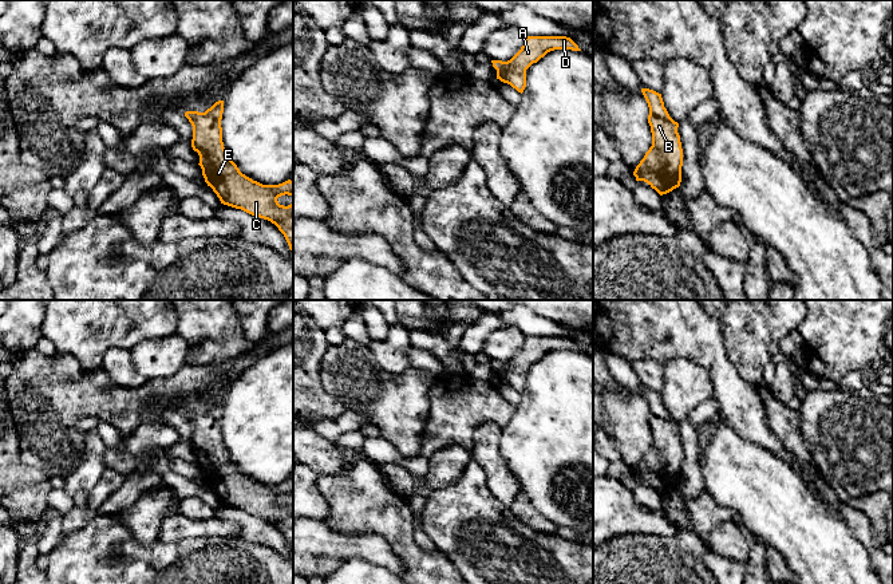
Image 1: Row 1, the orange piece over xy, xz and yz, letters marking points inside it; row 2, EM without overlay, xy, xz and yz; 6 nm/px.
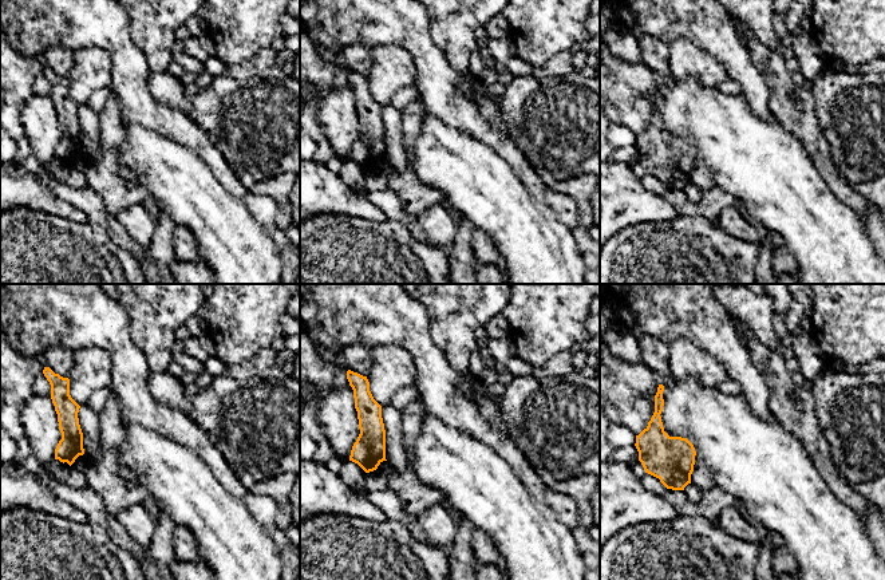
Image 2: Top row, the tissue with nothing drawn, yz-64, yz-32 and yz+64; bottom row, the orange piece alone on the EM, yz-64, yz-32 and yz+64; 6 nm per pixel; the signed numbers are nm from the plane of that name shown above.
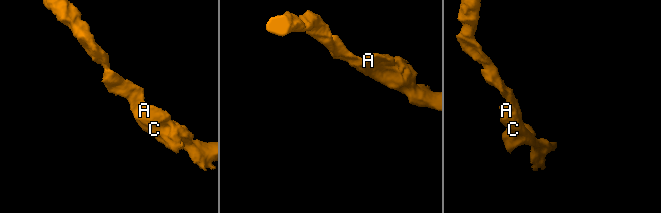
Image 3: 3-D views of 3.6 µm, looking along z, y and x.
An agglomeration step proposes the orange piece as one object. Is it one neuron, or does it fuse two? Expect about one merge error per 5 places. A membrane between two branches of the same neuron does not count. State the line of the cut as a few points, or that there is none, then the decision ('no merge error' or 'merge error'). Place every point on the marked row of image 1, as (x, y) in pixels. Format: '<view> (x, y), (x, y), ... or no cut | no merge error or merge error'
no cut | no merge error

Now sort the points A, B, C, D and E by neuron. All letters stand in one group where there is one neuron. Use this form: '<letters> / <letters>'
A B C D E

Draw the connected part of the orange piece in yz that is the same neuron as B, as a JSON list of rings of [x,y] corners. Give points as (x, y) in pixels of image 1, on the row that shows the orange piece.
[[[641,88],[648,103],[648,123],[652,133],[652,146],[636,166],[633,175],[636,181],[647,182],[660,196],[680,186],[683,149],[677,133],[679,123],[675,122],[667,108],[661,94]]]

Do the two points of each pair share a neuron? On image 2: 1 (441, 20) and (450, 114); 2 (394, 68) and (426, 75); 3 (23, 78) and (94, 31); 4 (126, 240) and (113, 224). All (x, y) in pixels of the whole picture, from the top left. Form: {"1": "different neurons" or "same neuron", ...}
{"1": "different neurons", "2": "different neurons", "3": "different neurons", "4": "same neuron"}

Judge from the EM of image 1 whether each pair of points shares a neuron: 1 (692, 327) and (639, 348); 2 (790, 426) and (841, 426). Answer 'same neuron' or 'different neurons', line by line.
1: same neuron
2: different neurons

